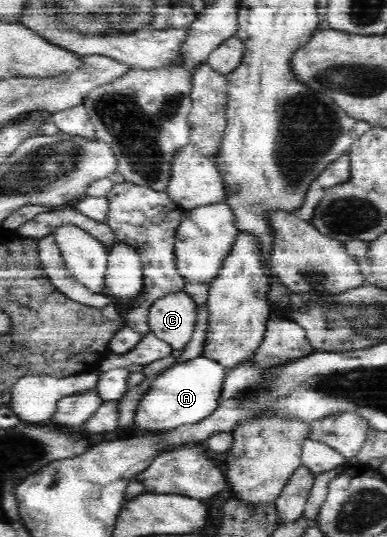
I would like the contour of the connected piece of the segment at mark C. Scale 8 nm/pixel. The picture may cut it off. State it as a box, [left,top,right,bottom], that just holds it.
[147,291,197,349]

